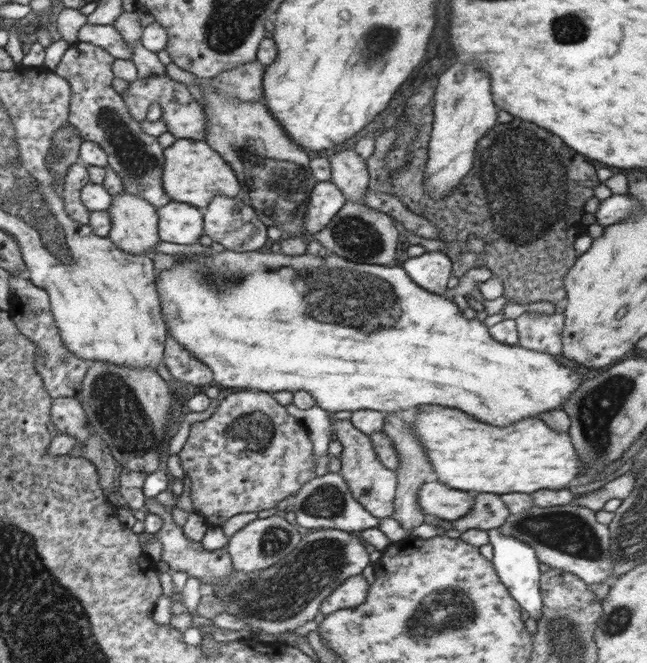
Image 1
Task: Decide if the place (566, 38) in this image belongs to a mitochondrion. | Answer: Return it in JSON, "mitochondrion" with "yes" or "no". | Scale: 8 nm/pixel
{"mitochondrion":"yes"}

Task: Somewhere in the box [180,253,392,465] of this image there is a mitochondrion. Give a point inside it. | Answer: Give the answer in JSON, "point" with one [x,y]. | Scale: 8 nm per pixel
{"point":[253,432]}

